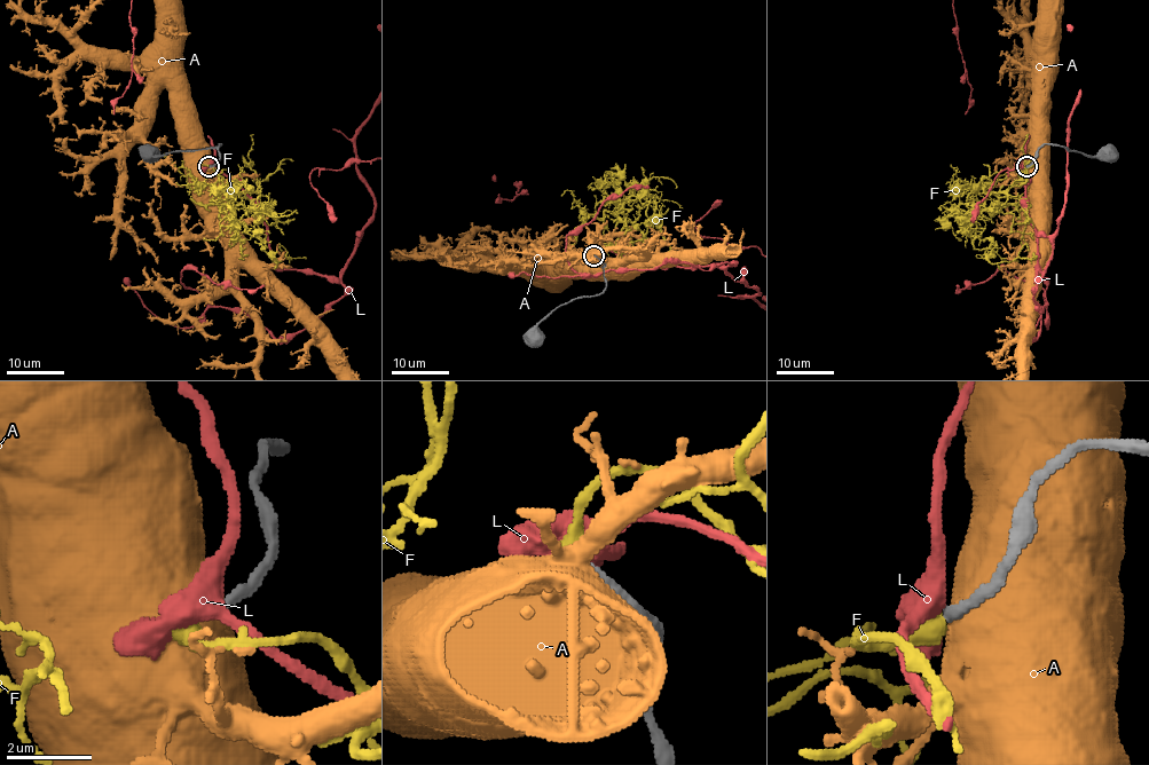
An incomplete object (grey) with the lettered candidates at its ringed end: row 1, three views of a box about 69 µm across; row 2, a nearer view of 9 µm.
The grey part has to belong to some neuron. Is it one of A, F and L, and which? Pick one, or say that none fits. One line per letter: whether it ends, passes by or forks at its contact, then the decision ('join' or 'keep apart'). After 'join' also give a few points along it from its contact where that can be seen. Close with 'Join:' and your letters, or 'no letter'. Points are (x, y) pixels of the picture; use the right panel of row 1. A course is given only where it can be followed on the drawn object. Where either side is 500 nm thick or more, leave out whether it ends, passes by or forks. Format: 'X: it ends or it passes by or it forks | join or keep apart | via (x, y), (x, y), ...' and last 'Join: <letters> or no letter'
A: keep apart
F: it ends | keep apart
L: keep apart
Join: no letter

